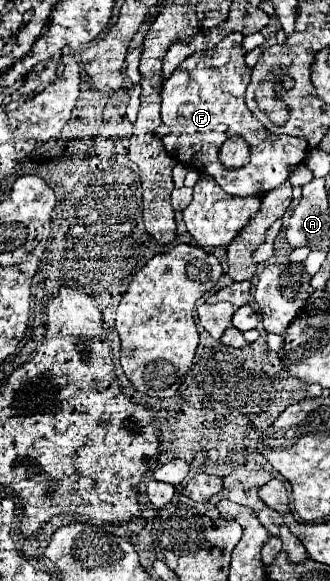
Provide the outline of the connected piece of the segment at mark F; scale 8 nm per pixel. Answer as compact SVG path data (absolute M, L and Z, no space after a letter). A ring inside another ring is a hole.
M233 32L229 36L225 36L213 50L205 50L205 52L195 52L189 58L185 58L179 68L173 72L171 78L165 80L163 84L163 106L161 106L161 118L163 124L167 124L171 128L171 134L167 134L163 138L165 150L183 166L187 168L195 168L199 172L205 172L209 176L213 176L217 180L217 184L231 196L263 196L273 188L279 188L285 180L287 180L287 168L293 164L299 164L307 158L309 154L309 144L307 140L301 137L289 135L277 135L269 132L265 126L259 124L259 120L255 118L255 114L247 108L245 104L245 88L249 86L249 76L251 76L251 68L245 64L245 50L241 46L243 36L239 32ZM233 136L241 136L247 140L249 144L249 162L241 168L225 168L219 162L219 150L223 146L223 142L227 138Z

